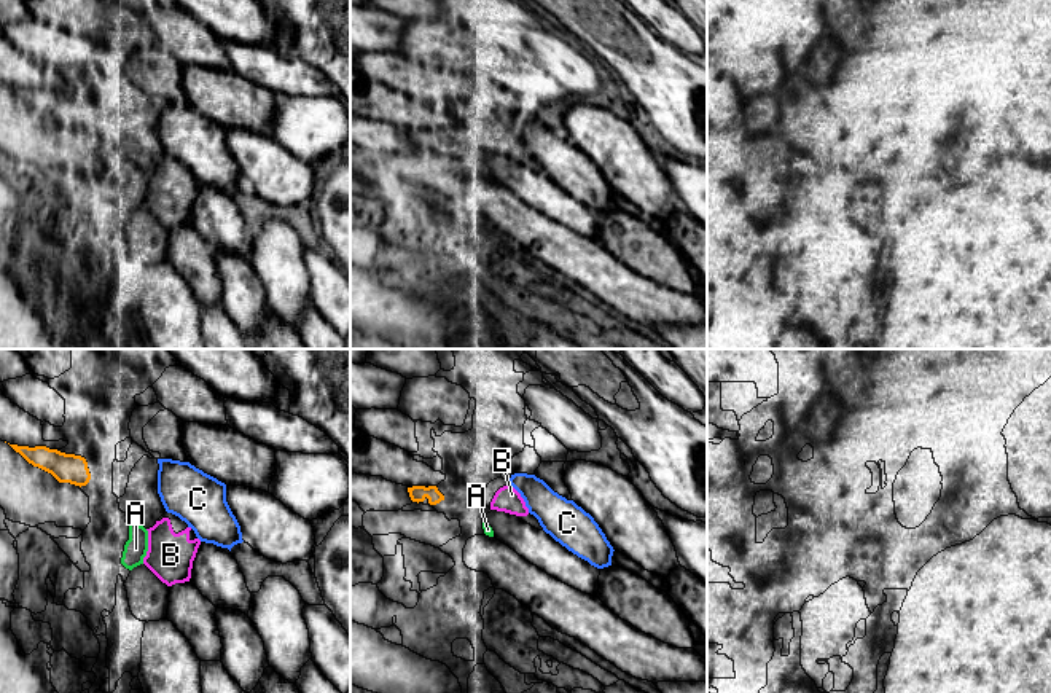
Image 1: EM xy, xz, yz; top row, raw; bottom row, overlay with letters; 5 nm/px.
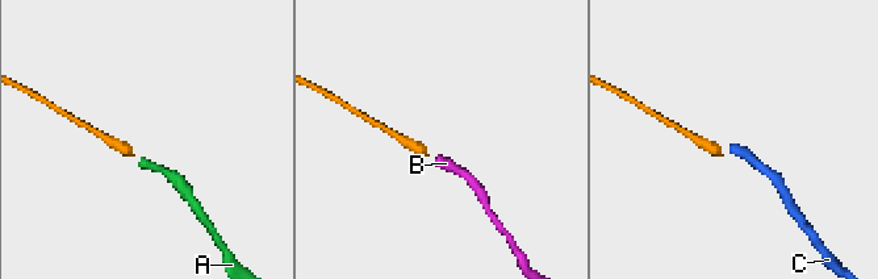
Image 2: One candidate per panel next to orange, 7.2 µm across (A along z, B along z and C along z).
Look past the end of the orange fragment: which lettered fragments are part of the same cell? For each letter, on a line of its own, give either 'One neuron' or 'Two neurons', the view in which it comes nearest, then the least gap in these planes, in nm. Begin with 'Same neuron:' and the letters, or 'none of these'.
Same neuron: B
A: Two neurons. Closest in xz. Distance 220 nm
B: One neuron. Closest in xz. Distance 240 nm
C: Two neurons. Closest in xz. Distance 340 nm

